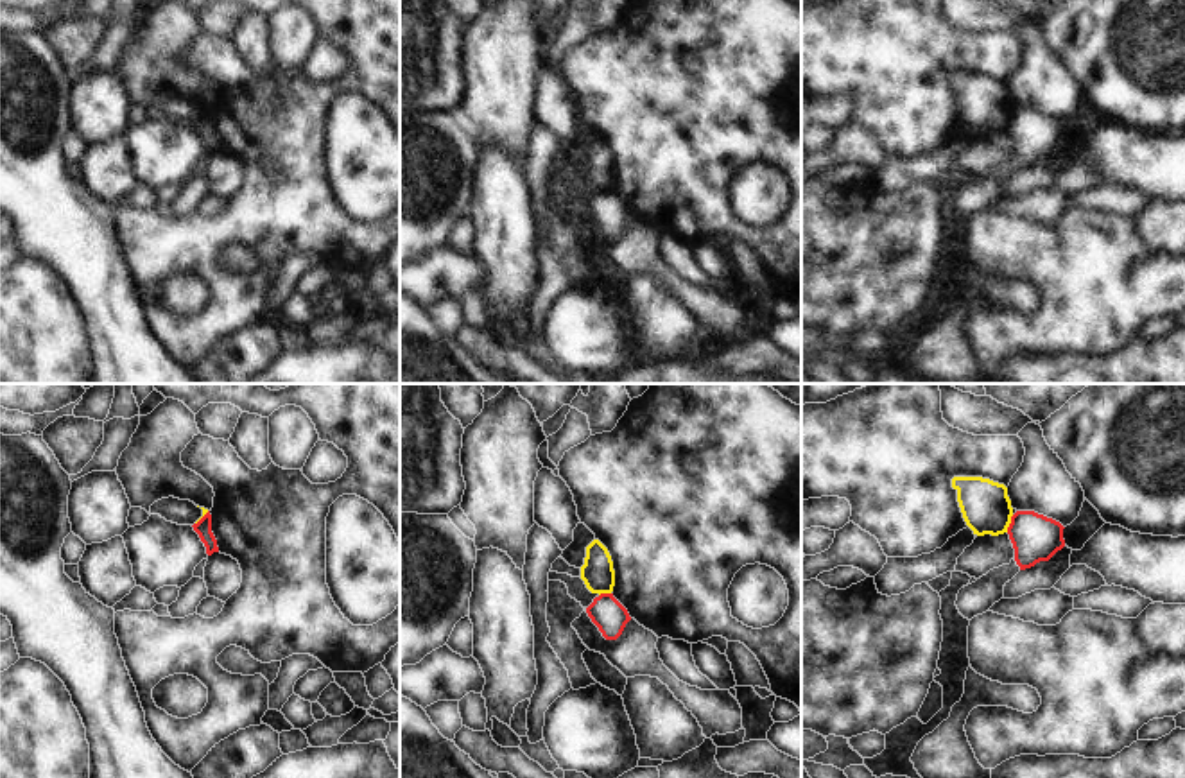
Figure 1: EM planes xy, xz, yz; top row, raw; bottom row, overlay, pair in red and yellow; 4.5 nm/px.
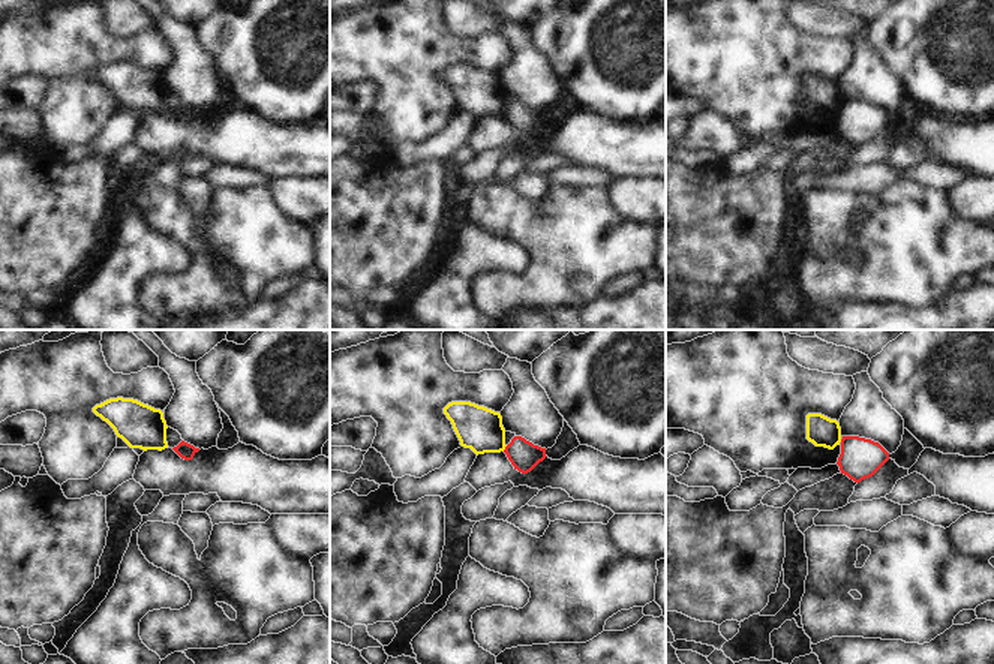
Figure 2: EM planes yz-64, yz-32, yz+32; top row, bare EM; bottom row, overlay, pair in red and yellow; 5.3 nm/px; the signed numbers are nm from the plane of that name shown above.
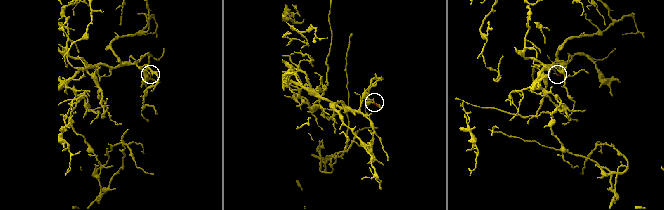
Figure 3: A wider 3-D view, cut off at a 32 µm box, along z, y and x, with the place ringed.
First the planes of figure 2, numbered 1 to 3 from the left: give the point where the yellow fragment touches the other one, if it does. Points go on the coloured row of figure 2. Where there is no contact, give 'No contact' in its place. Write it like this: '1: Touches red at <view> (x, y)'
1: No contact
2: Touches red at yz-32 (505, 448)
3: No contact

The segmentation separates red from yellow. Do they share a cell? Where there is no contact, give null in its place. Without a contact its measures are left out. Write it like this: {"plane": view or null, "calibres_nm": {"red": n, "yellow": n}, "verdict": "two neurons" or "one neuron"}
{"plane": "yz", "calibres_nm": {"red": 220, "yellow": 220}, "verdict": "two neurons"}

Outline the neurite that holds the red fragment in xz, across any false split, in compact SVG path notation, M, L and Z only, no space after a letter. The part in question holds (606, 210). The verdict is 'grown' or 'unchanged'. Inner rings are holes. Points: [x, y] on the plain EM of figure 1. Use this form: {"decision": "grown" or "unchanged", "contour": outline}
{"decision": "grown", "contour": "M549 170L549 179L561 179L567 183L568 194L586 208L606 238L617 238L631 219L627 208L613 192L592 192L581 176Z"}

